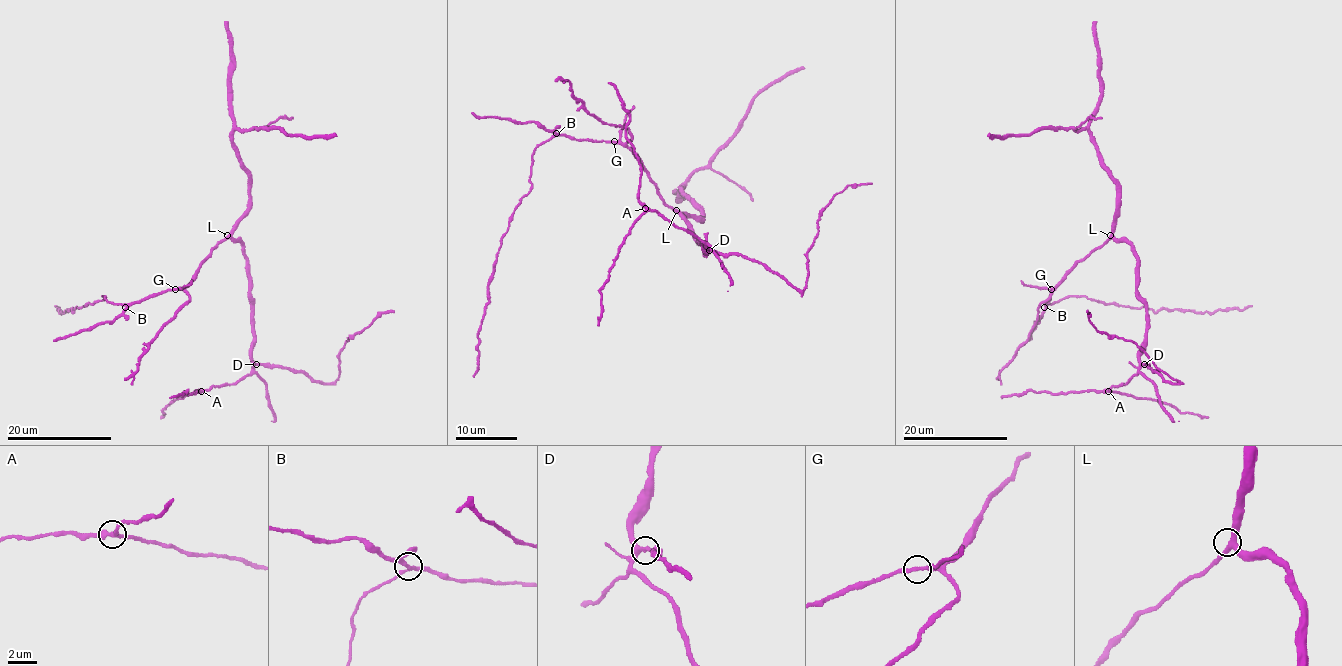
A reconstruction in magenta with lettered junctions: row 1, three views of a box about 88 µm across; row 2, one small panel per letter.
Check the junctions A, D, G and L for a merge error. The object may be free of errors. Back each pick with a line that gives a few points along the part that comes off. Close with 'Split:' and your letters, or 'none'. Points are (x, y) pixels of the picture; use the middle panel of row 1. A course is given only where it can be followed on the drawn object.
Split: none

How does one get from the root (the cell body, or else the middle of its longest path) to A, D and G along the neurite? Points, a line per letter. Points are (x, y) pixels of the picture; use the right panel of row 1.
A: (1112, 238), (1124, 239), (1137, 260), (1146, 346), (1138, 355), (1138, 371), (1108, 391)
D: (1112, 238), (1124, 239), (1137, 260), (1137, 298), (1146, 312), (1146, 346), (1140, 355), (1144, 364)
G: (1112, 238), (1081, 259), (1051, 289)

